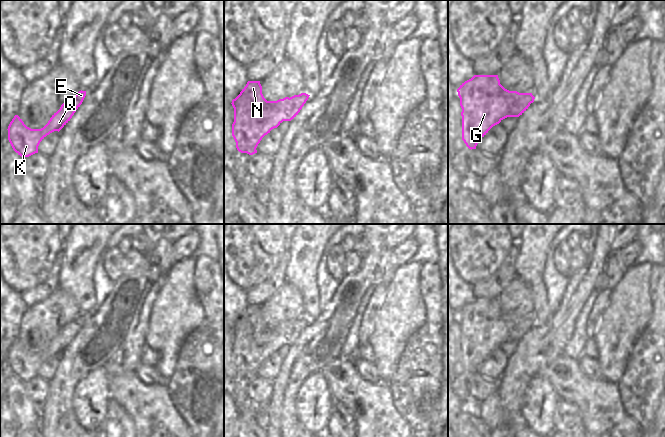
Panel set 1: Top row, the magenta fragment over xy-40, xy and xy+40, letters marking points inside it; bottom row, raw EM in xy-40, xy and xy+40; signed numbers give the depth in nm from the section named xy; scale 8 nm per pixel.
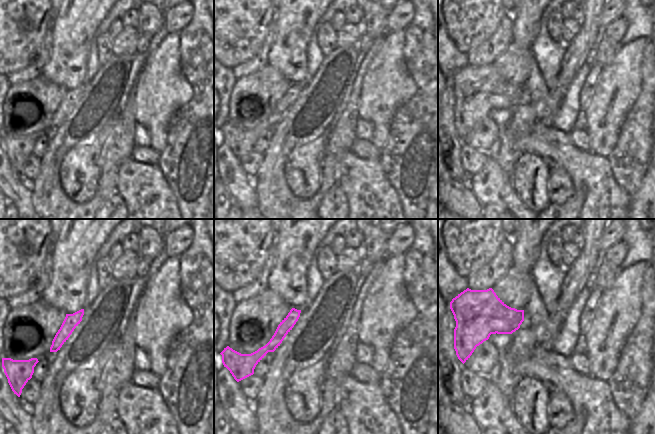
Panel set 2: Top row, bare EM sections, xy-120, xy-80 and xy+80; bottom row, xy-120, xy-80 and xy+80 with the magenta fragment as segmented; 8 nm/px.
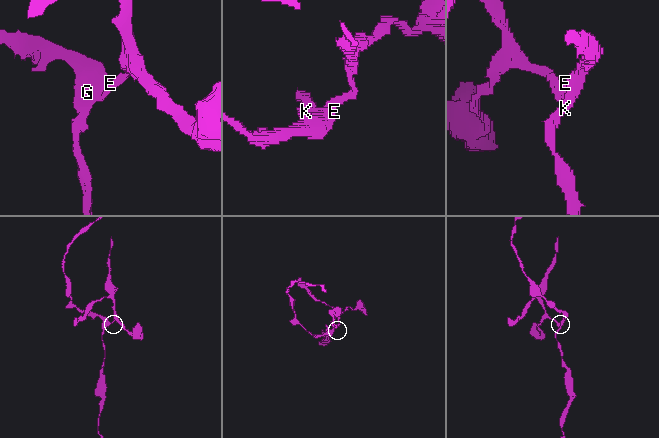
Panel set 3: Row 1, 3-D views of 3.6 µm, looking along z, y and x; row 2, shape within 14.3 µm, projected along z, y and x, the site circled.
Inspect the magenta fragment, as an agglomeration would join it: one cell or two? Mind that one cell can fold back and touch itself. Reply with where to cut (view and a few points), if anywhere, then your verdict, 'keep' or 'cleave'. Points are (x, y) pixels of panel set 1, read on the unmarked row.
xy+40 (531, 318), (516, 320), (512, 326), (518, 329), (490, 350) | cleave

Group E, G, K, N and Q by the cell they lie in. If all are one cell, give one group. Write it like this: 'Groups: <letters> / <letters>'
Groups: E Q / G K N.

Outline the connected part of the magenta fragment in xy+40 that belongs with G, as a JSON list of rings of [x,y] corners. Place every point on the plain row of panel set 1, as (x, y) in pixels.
[[[474,299],[465,305],[457,313],[462,332],[462,364],[469,373],[476,373],[478,366],[492,352],[491,349],[499,344],[503,339],[510,336],[511,331],[518,331],[518,326],[514,328],[515,321],[529,321],[532,317],[519,317],[505,313],[498,302],[498,299]]]

